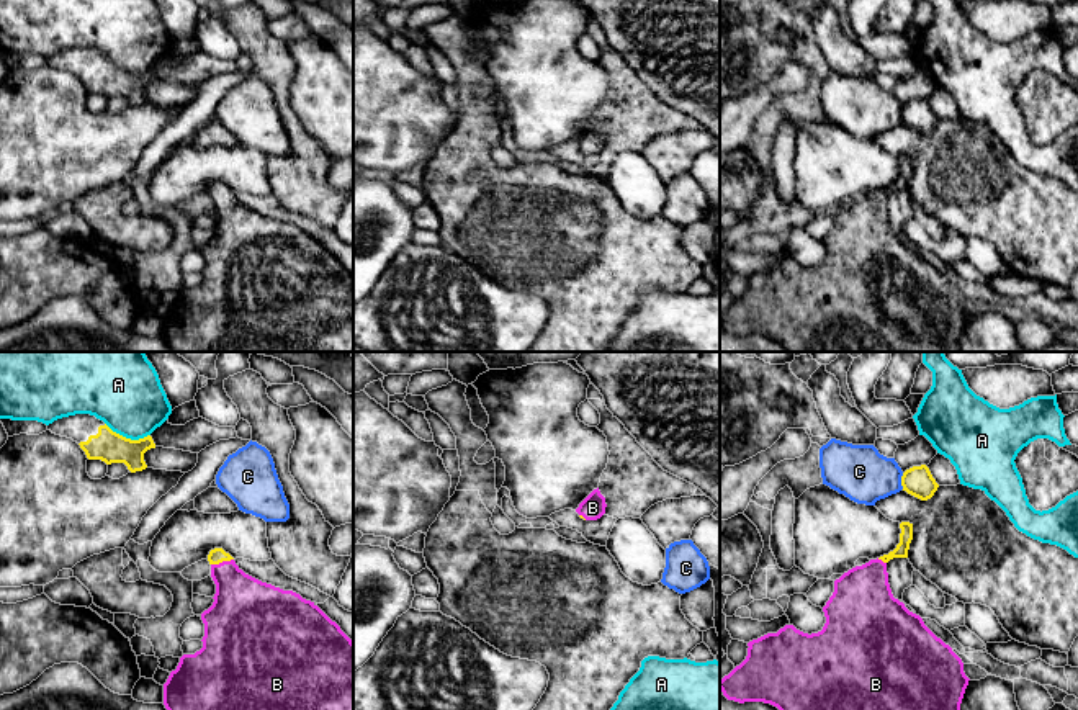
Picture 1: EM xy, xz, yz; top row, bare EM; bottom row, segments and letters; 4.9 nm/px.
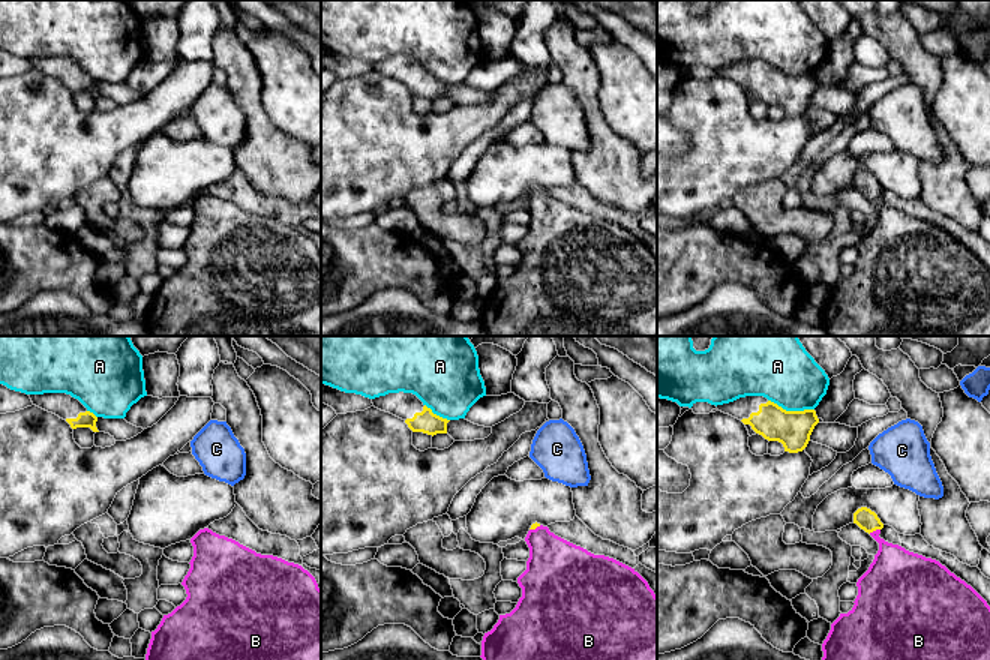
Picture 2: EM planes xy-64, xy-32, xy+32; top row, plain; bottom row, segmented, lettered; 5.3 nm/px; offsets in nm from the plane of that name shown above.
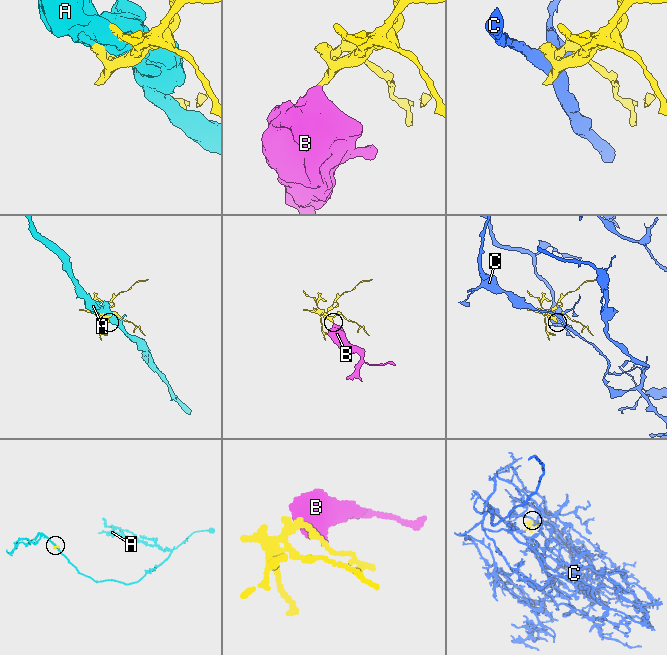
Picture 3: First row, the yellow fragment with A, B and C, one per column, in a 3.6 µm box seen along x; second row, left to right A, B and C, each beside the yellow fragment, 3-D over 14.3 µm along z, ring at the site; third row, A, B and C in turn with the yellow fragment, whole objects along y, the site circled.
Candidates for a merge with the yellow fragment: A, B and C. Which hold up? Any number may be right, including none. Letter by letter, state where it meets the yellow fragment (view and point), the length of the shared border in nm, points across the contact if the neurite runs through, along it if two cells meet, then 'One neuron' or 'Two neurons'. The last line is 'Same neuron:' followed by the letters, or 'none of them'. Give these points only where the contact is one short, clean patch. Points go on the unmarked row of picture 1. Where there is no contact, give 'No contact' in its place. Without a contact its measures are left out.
A: Touches yellow at xy (128, 72). Shared border 240 nm. Two neurons
B: Touches yellow at xy (221, 195). Shared border 120 nm. Path across: xy (218, 188), (221, 195), (242, 241). One neuron
C: Touches yellow at yz (902, 115). Shared border 80 nm. Boundary: yz (903, 107), (902, 121). Two neurons
Same neuron: B

